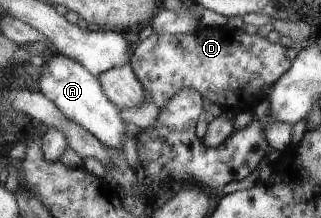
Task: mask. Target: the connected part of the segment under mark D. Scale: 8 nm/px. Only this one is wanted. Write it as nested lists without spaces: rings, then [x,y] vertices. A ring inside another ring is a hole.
[[[234,25],[201,26],[195,33],[187,35],[153,32],[149,38],[145,38],[143,42],[139,43],[135,52],[130,55],[128,62],[143,89],[153,97],[152,103],[157,109],[163,109],[184,89],[192,89],[201,94],[203,99],[209,99],[212,104],[219,105],[233,116],[243,111],[255,110],[255,106],[262,99],[267,98],[272,87],[289,72],[293,65],[293,62],[287,58],[286,48],[281,44],[271,44],[266,38],[255,35],[252,30]]]

